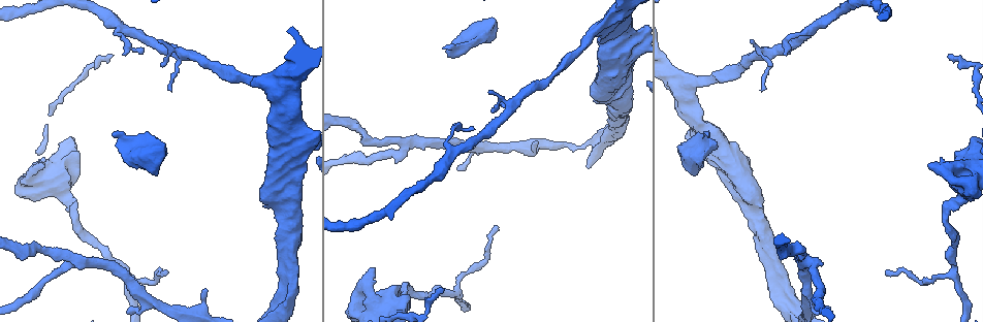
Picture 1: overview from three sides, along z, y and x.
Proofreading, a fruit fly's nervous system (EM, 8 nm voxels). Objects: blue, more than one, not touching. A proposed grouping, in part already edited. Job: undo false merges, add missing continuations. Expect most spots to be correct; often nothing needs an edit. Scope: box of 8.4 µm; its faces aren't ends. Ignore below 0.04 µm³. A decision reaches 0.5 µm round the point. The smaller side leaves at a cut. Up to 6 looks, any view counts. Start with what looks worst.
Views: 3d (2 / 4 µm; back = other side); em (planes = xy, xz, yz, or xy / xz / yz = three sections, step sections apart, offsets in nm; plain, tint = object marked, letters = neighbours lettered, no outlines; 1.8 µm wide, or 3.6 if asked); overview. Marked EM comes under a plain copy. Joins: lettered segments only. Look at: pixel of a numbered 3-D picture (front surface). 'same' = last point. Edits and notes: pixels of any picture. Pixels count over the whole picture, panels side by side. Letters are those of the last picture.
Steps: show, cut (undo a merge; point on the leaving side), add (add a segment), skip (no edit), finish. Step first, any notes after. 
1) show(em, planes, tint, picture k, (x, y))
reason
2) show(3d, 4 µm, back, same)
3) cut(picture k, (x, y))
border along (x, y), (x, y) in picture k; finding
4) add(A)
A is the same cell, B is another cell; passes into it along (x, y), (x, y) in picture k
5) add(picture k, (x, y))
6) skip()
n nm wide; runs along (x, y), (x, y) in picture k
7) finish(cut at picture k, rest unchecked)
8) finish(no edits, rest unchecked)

show(em, planes, letters, picture 1, (374, 269))
branch stops here

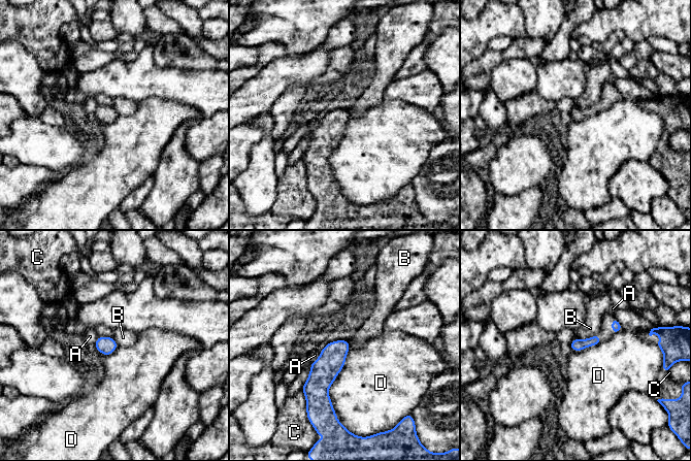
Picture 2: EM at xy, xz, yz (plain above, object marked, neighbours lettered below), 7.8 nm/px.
skip()
A, B, C and D are other cells; border along (596, 334), (587, 338), (573, 339) in picture 2; no lettered segment goes on from it

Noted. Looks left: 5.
show(3d, 2 µm, picture 1, (404, 143))
three-way junction

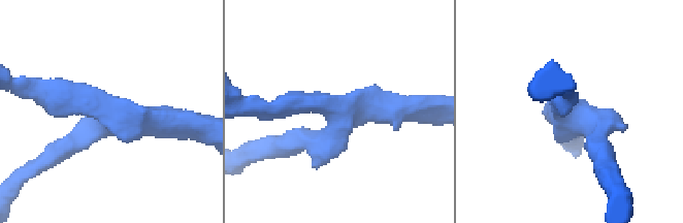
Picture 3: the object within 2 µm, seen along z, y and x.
show(em, planes, letters, picture 3, (344, 107))
need the tissue

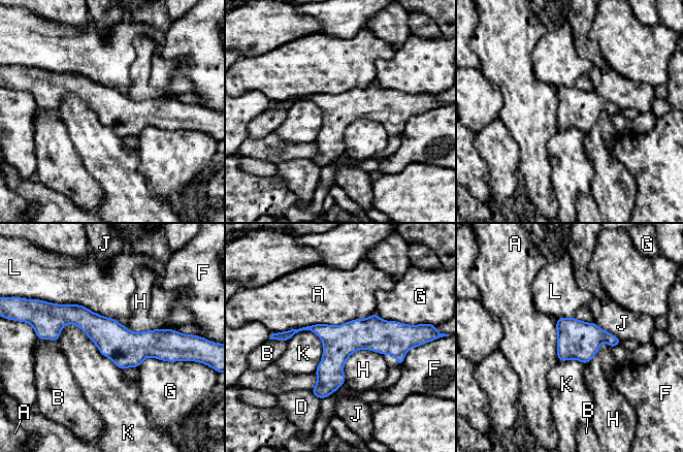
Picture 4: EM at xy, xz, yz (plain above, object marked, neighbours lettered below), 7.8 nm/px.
skip()
260 nm wide; A, B, D, F, G, H, J, K and L are other cells; border along (375, 313), (337, 325), (271, 333) in picture 4; continuous, no second neuron

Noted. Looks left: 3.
show(em, xy, step 16, letters, picture 1, (205, 288))
free end

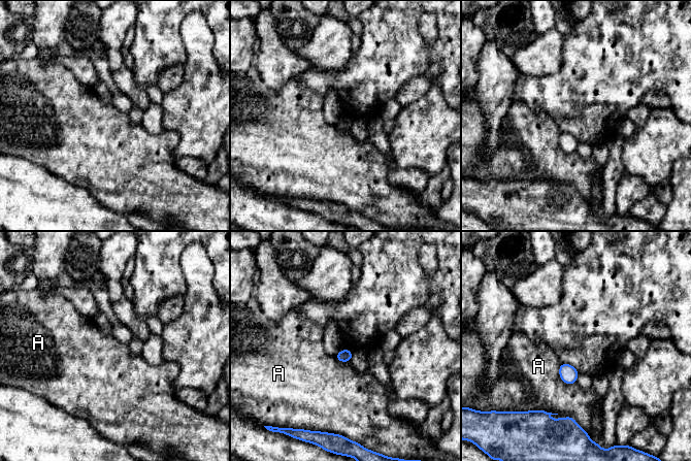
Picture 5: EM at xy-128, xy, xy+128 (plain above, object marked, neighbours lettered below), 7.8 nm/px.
show(em, planes, letters, same)
cut it another way

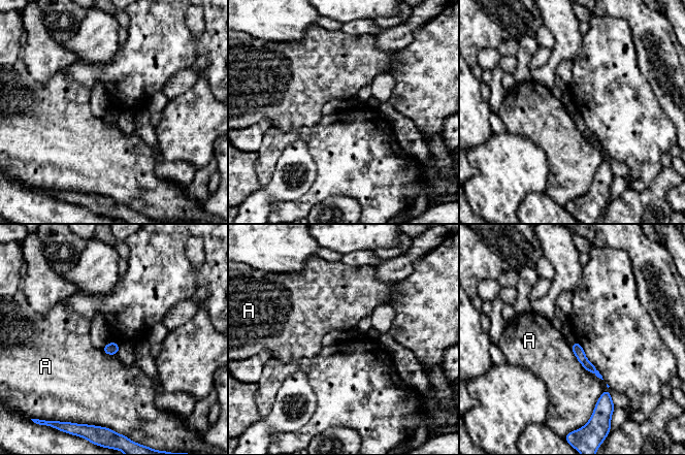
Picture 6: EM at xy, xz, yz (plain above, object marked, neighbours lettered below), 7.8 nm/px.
skip()
A is another cell; border along (571, 345), (575, 357), (587, 371) in picture 6; none of them fits

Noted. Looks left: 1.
finish(no edits, rest unchecked)

